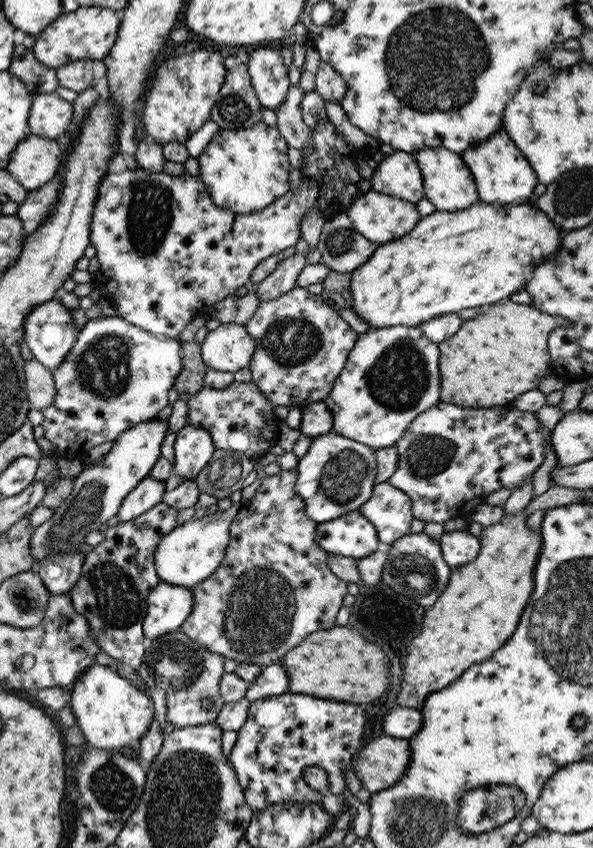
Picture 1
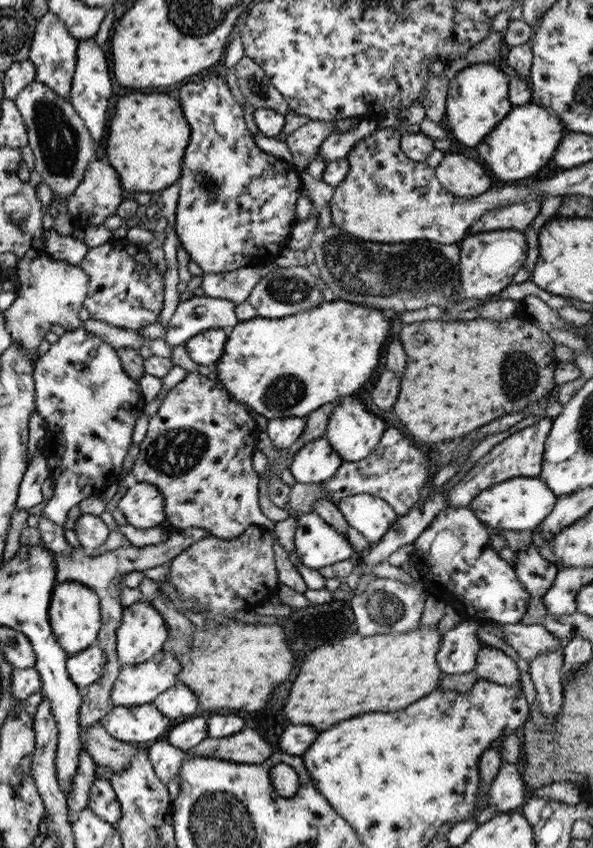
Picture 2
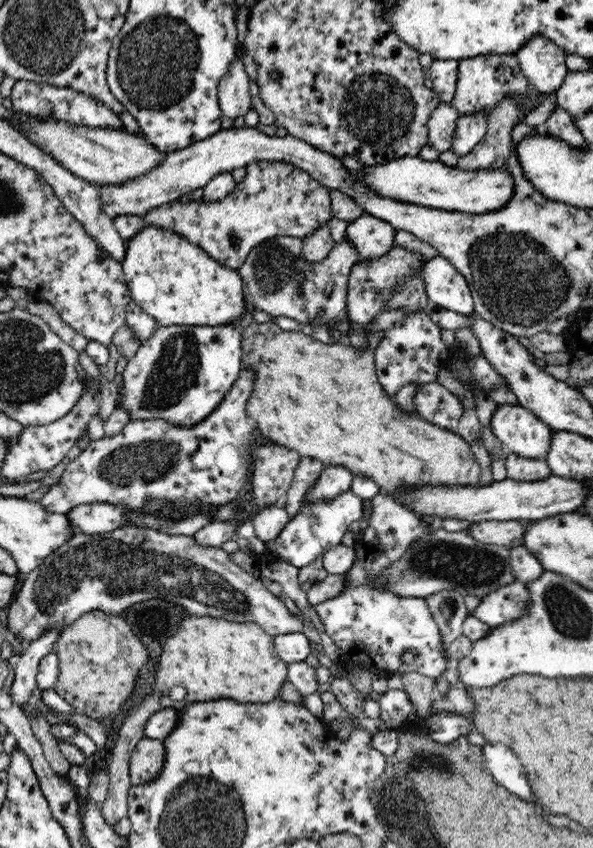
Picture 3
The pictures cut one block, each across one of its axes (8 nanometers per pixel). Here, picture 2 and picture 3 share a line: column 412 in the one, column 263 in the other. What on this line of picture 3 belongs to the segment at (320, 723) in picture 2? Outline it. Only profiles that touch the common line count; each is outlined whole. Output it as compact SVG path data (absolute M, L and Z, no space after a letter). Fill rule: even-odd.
M217 616L184 618L180 628L162 646L158 658L158 670L154 678L152 692L146 694L138 706L126 714L126 718L113 737L114 746L108 756L106 774L109 786L106 801L100 805L103 818L111 827L127 816L128 790L130 780L130 757L138 742L145 738L143 726L147 719L162 708L184 708L190 702L206 702L218 698L238 700L238 703L266 703L279 698L282 684L287 680L288 664L279 656L274 637L257 622L236 622ZM172 688L184 688L186 696L174 700L170 696Z

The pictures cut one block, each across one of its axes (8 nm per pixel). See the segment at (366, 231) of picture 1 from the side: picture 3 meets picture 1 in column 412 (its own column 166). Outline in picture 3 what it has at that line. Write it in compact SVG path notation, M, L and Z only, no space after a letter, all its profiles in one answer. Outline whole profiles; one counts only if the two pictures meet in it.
M254 161L249 164L244 180L239 182L224 200L208 204L202 199L197 202L186 202L186 204L177 200L150 209L145 218L147 225L156 225L184 235L188 241L206 250L206 253L218 263L238 271L258 243L278 236L306 239L322 224L332 220L333 213L329 190L312 178L310 173L286 162Z

